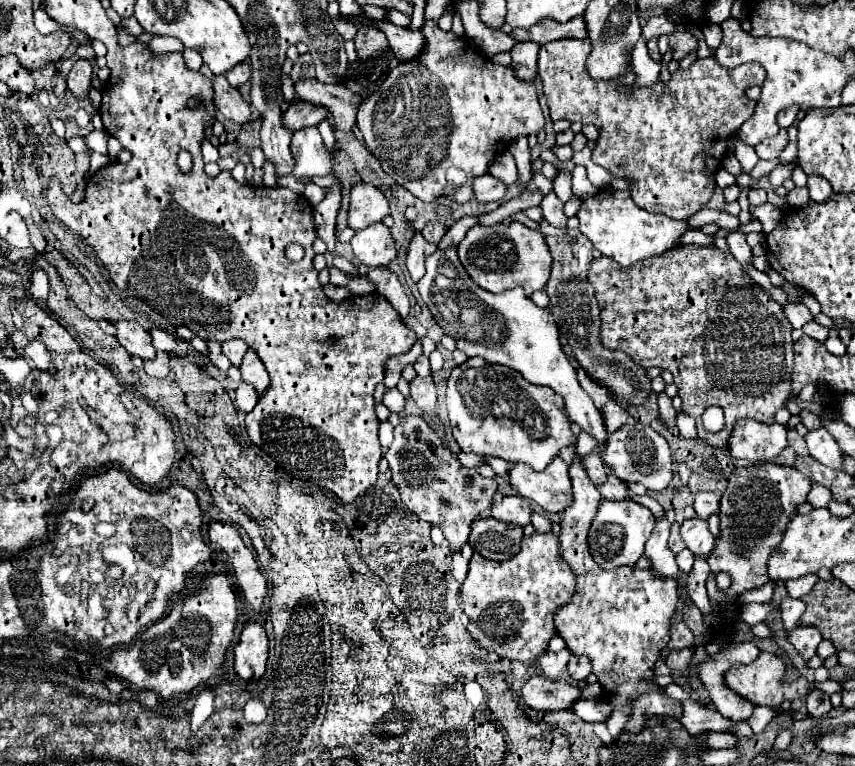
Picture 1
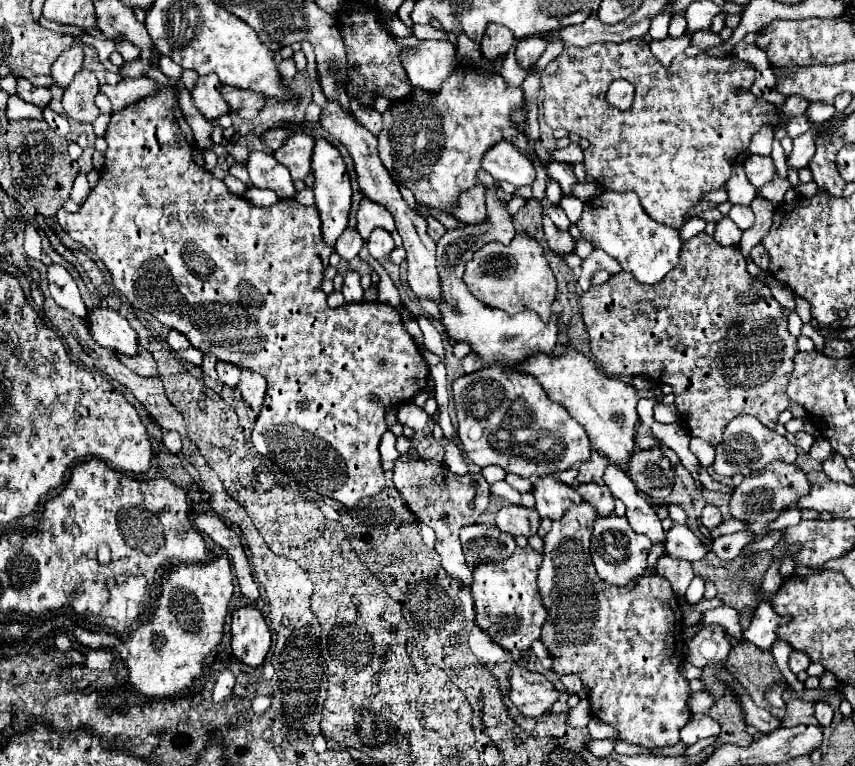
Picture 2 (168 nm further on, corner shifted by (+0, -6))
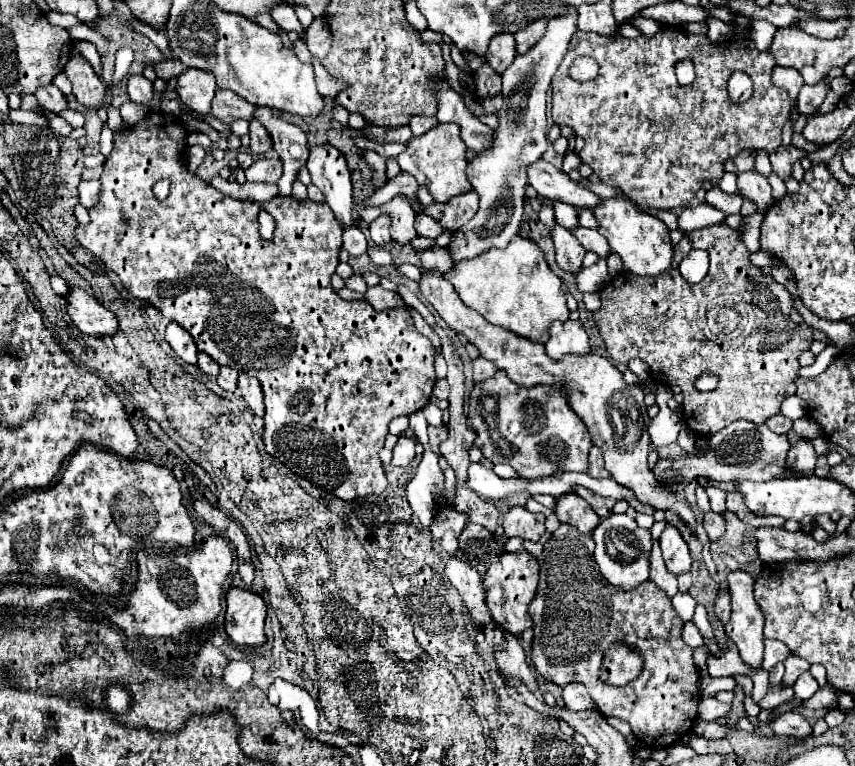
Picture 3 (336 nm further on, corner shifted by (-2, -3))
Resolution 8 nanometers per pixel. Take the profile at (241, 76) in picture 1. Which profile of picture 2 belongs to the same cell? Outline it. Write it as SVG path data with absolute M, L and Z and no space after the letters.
M224 85L220 89L220 93L222 93L224 101L228 101L228 111L238 113L242 119L254 119L260 113L260 109L264 107L264 97L260 97L258 93L252 93L252 91Z

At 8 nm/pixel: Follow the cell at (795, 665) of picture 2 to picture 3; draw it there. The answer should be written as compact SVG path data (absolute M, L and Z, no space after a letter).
M794 654L784 660L784 666L786 666L786 674L784 674L784 684L786 686L794 684L798 680L798 676L810 668L810 664L804 658L798 658Z

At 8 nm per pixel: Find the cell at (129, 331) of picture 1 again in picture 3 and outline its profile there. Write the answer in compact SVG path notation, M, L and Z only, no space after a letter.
M70 288L66 300L68 300L68 314L80 332L94 338L112 338L120 330L116 314L106 310L86 290Z

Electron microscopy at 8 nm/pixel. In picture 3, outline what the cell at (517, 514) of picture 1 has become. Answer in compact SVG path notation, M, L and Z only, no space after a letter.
M514 506L504 514L502 528L504 528L504 534L508 538L520 536L524 540L538 542L546 530L544 520L546 520L544 514L532 514L524 506Z

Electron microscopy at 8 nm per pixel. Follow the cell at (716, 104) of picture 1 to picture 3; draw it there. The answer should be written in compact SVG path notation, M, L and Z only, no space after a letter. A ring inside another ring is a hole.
M674 26L660 28L652 38L640 36L634 40L620 34L602 36L594 32L576 32L570 38L568 52L552 78L550 112L554 124L570 126L576 136L586 140L586 146L580 150L580 158L594 170L602 184L622 190L622 194L646 208L686 208L704 182L718 186L724 176L726 160L734 158L740 150L774 152L782 146L780 134L790 116L790 98L786 90L776 88L770 82L774 66L776 62L772 54L758 52L748 36L734 36L732 40L710 44L706 36L688 34ZM578 56L590 56L598 62L600 72L594 80L578 82L570 78L568 68ZM684 58L692 60L696 68L696 80L690 86L680 86L674 74L674 64ZM734 70L746 72L754 82L754 94L744 104L734 104L726 92L726 82Z

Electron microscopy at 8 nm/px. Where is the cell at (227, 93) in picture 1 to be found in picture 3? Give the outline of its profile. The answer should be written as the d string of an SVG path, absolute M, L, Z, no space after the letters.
M188 68L184 74L180 74L178 86L176 86L182 102L200 114L210 114L216 88L218 86L216 86L214 74L208 70L196 70L196 68Z

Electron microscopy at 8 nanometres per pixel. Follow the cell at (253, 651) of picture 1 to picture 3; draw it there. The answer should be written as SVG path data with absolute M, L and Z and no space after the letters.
M230 588L226 594L226 604L224 628L232 642L240 646L262 646L266 642L266 602L250 590Z

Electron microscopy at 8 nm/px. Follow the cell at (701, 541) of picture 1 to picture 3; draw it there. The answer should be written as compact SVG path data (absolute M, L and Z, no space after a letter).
M666 524L664 532L660 536L660 548L662 548L662 556L664 556L664 562L670 572L680 574L680 572L690 570L692 556L690 556L686 540L682 538L682 534L678 532L676 526Z

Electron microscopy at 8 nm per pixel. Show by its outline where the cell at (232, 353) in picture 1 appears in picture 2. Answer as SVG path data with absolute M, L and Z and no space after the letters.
M218 363L218 365L216 365L216 371L218 371L218 379L220 379L224 385L228 385L228 387L236 387L236 385L238 385L238 379L240 379L242 369L238 369L236 365Z

